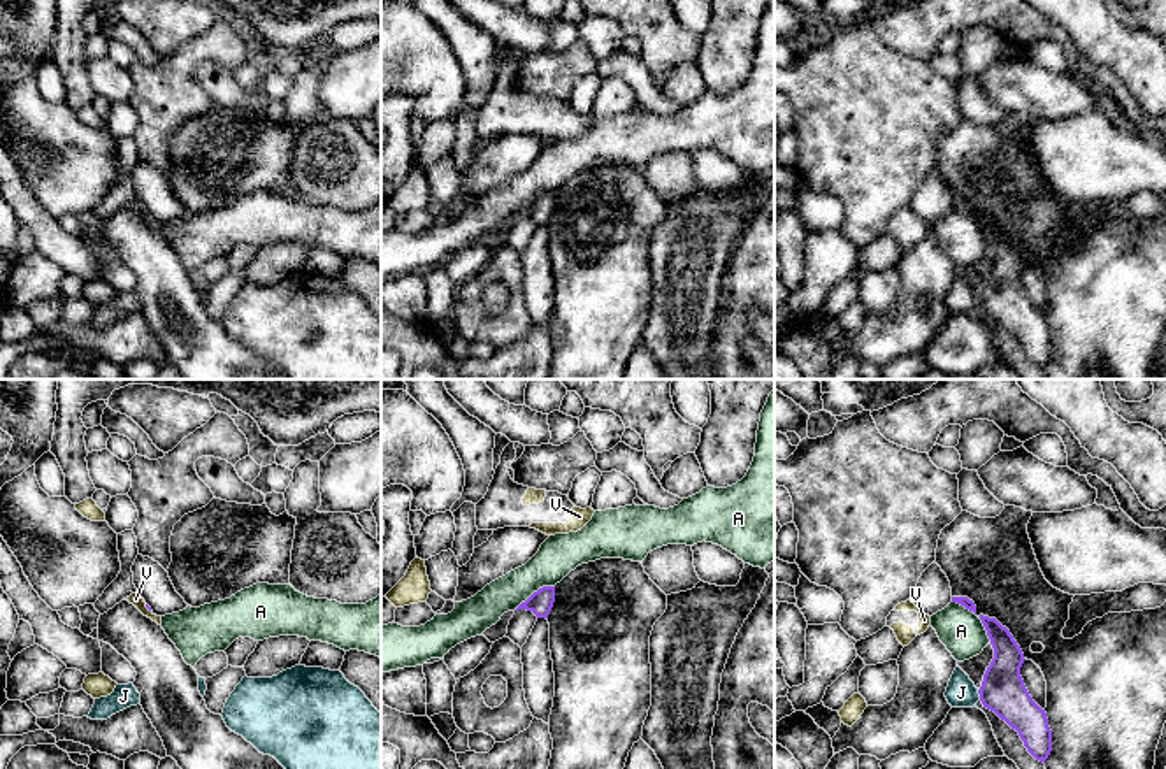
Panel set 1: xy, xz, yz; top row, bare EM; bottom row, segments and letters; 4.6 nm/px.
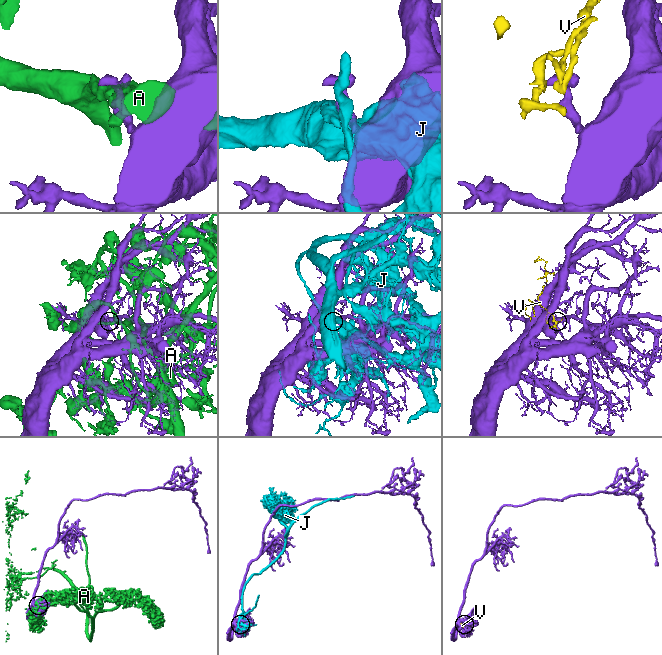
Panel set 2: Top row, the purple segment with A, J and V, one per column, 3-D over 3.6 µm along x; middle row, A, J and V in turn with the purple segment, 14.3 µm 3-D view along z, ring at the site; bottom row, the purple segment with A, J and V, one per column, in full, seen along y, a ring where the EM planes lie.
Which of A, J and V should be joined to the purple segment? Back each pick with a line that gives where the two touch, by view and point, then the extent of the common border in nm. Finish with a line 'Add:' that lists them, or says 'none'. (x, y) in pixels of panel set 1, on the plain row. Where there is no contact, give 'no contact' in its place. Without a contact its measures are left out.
Add: none

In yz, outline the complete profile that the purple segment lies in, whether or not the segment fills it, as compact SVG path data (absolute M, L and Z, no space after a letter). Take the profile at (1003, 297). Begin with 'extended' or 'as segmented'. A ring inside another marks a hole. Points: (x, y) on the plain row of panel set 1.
as segmented | M980 221L980 226L994 255L994 265L978 297L980 307L1015 335L1027 358L1045 370L1052 358L1052 337L1045 316L1033 307L1020 283L1024 260L996 225Z

